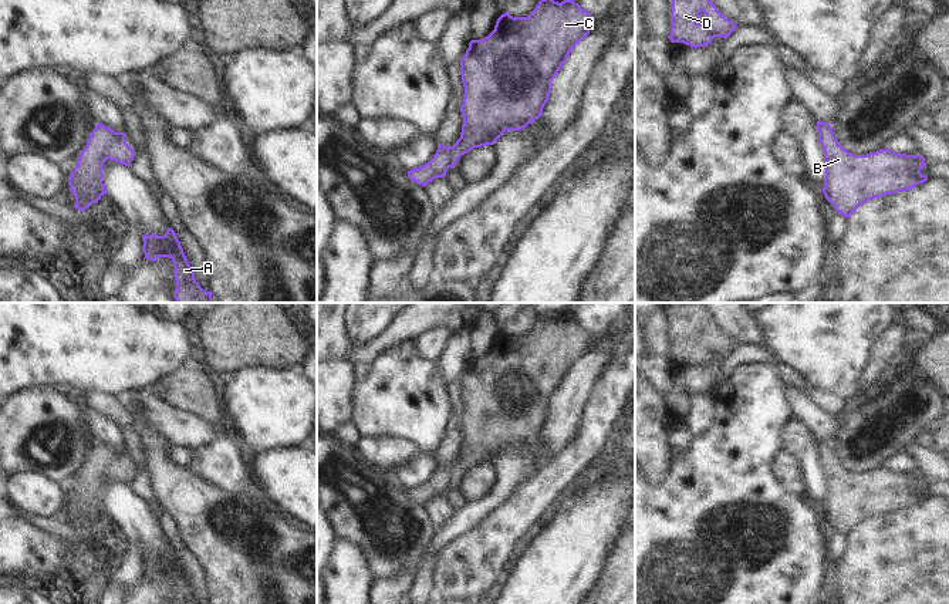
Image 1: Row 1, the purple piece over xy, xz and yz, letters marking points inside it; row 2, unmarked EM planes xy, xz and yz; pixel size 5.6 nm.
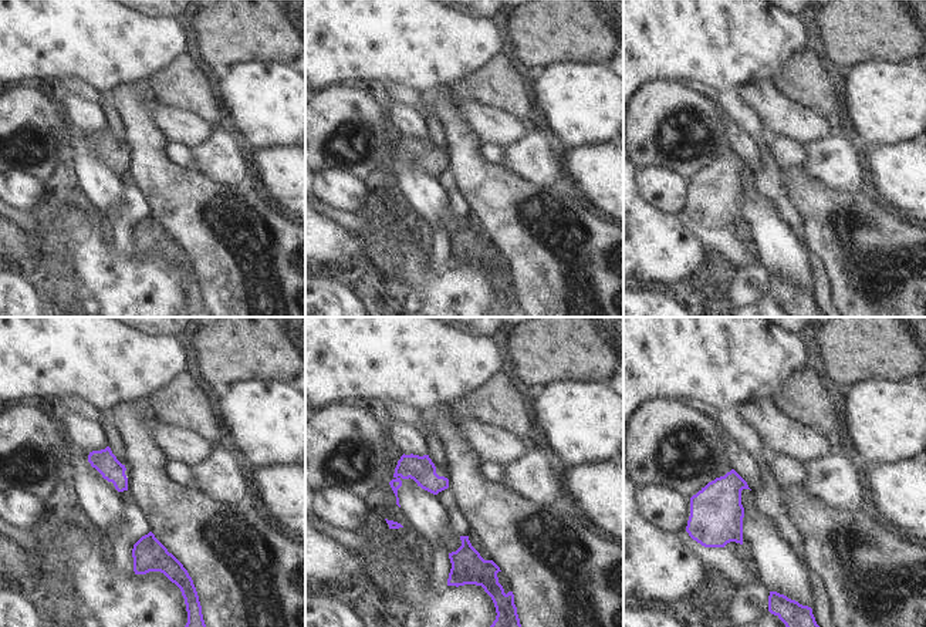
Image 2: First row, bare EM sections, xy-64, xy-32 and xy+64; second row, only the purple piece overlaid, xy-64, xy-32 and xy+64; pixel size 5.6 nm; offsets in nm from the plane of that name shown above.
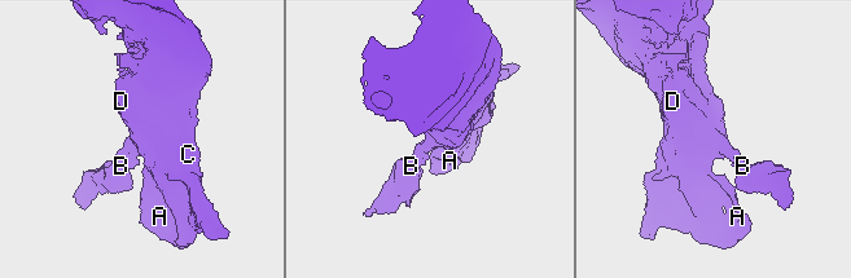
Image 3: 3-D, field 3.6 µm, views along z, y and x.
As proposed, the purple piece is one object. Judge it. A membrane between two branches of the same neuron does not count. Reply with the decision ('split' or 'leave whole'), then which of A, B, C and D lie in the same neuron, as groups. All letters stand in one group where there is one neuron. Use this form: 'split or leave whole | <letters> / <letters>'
leave whole | A B C D

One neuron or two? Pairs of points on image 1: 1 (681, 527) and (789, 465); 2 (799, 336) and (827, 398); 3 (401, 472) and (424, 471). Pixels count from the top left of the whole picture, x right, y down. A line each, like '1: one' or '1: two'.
1: two
2: two
3: one

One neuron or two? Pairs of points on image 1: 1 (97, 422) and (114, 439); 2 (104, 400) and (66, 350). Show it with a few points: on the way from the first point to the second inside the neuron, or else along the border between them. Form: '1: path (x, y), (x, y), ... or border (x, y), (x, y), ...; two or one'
1: path (101, 427), (110, 435); one
2: border (76, 392), (102, 391), (114, 397); two

